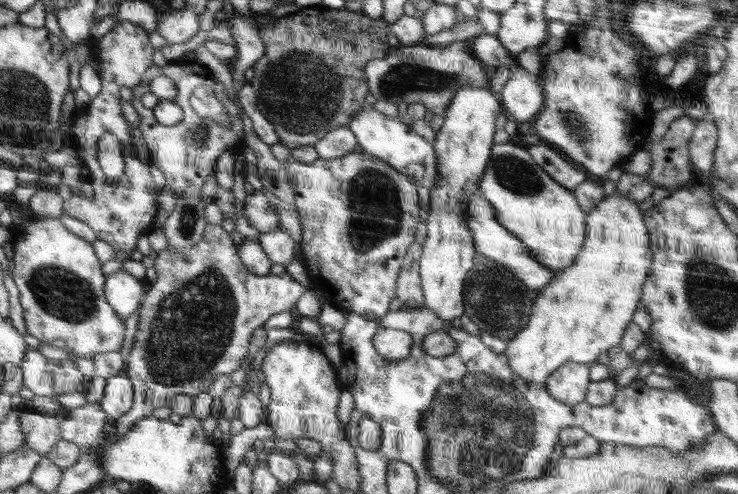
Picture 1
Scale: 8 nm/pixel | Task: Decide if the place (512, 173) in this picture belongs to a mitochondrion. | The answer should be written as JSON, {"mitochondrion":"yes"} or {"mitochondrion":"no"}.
{"mitochondrion":"yes"}

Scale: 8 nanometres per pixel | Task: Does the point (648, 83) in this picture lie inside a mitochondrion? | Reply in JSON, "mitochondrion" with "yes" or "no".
{"mitochondrion":"no"}

